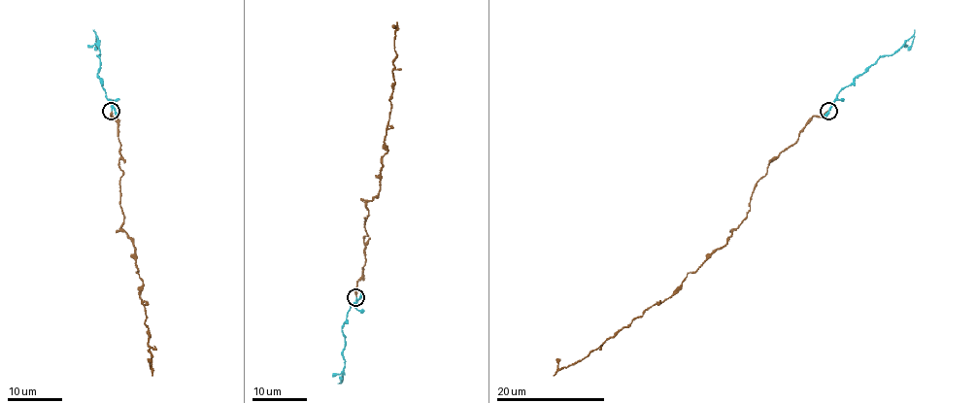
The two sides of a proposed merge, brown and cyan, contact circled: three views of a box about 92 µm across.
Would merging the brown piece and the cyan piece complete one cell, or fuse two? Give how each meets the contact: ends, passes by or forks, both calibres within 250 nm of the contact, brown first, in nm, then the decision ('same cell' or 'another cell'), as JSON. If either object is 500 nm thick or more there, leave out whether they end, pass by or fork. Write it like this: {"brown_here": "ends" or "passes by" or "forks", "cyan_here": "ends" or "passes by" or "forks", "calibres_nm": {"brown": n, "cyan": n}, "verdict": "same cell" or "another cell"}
{"brown_here": "ends", "cyan_here": "passes by", "calibres_nm": {"brown": 200, "cyan": 160}, "verdict": "same cell"}

